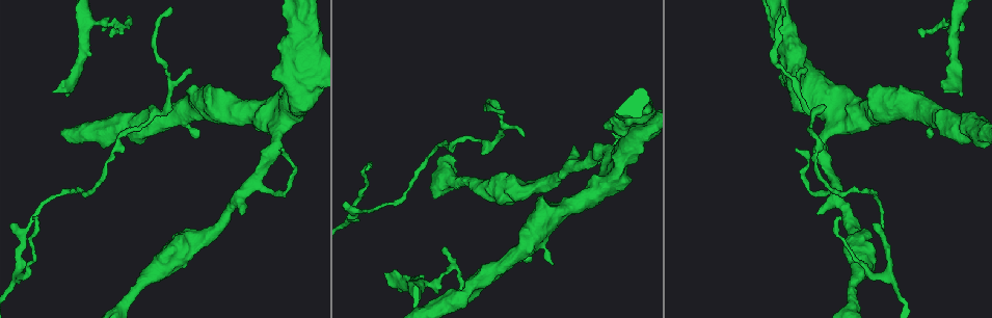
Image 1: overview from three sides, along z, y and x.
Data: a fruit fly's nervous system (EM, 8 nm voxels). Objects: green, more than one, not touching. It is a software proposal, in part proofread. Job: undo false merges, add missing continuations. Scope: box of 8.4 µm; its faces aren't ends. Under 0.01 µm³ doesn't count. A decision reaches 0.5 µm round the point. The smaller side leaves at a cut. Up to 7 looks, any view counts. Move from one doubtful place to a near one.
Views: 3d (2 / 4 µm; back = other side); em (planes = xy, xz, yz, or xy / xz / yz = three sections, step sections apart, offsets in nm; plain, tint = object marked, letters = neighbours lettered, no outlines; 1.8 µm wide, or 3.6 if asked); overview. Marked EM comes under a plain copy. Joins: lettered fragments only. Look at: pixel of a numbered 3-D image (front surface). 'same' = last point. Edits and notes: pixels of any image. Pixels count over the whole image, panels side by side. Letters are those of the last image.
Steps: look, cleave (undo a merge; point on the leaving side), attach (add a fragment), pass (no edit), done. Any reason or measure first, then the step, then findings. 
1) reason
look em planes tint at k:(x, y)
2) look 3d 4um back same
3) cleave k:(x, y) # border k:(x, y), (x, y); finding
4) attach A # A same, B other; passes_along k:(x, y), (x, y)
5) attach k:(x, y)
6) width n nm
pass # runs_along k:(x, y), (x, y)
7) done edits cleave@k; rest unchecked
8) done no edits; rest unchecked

sudden change in width
look em 3.6um planes letters at 1:(830, 113)

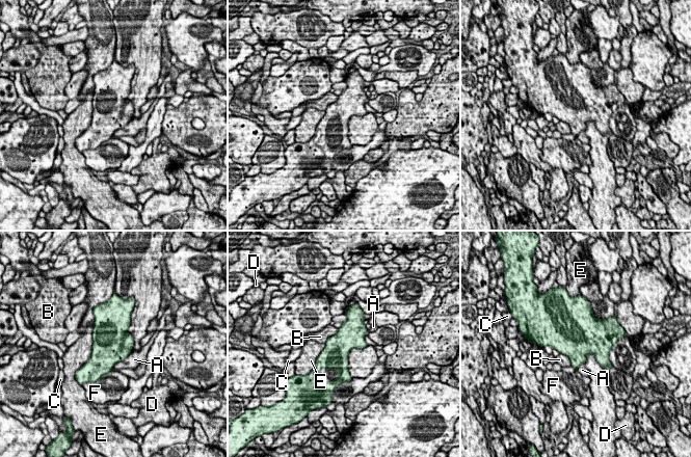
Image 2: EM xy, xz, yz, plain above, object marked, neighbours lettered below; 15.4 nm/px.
width 400 nm
pass # A other, B other, C other, D other, E other, F other; border 2:(338, 328), (324, 343); one neuron here

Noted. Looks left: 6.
an open end
look 3d 2um at 1:(483, 152)

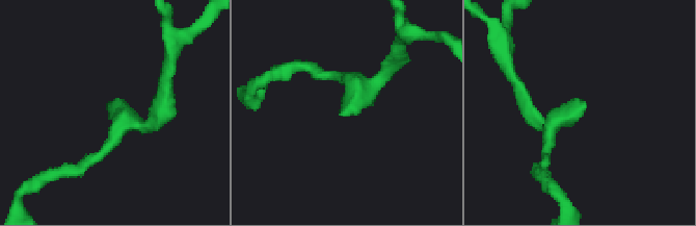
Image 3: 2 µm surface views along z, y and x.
look em xz step 8 letters at 3:(583, 103)

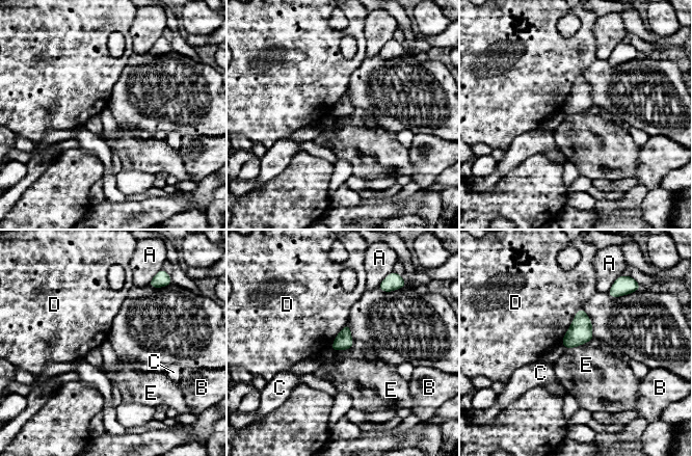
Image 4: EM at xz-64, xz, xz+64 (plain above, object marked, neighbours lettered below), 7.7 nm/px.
cut it another way
look em planes letters same

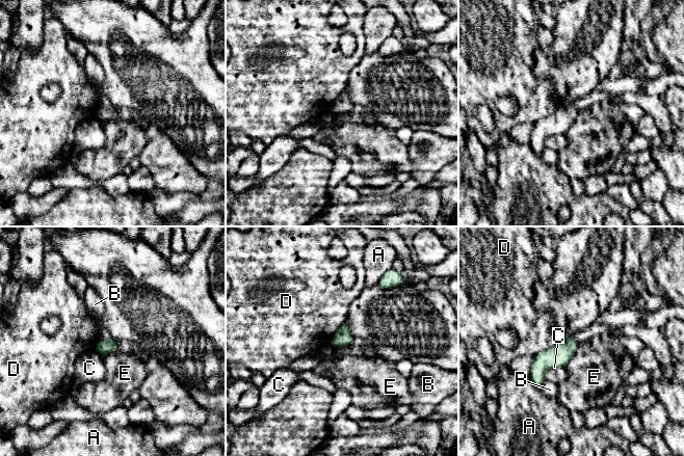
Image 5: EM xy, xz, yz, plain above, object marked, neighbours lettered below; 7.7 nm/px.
width 110 nm
pass # A other, B other, C other, D other, E other; none of them fits

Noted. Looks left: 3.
branch stops here
look 3d 4um at 1:(386, 272)

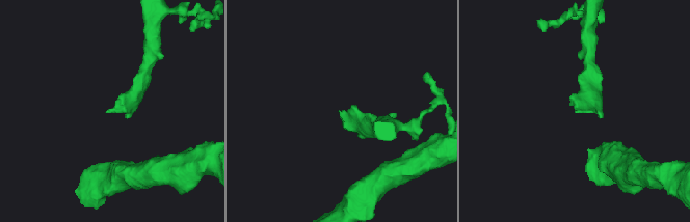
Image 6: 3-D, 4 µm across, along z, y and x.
look em planes letters at 6:(339, 111)

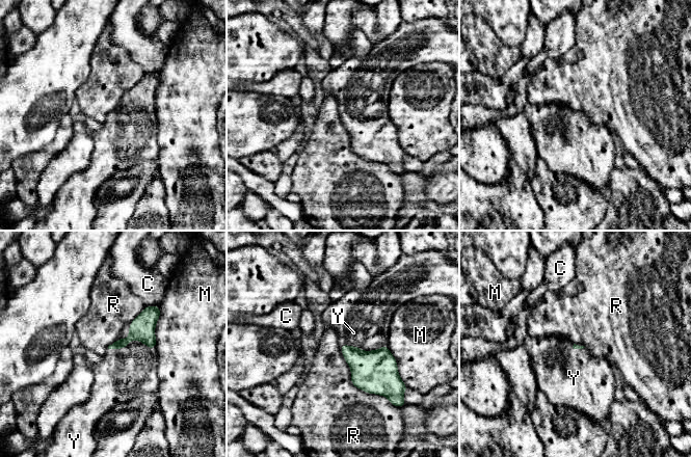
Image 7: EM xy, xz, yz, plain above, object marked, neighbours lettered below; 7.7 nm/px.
attach 7:(107, 374) # C other, M other, R other, Y same; the neuron continues

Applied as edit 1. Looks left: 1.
done edits attach@7; rest unchecked

